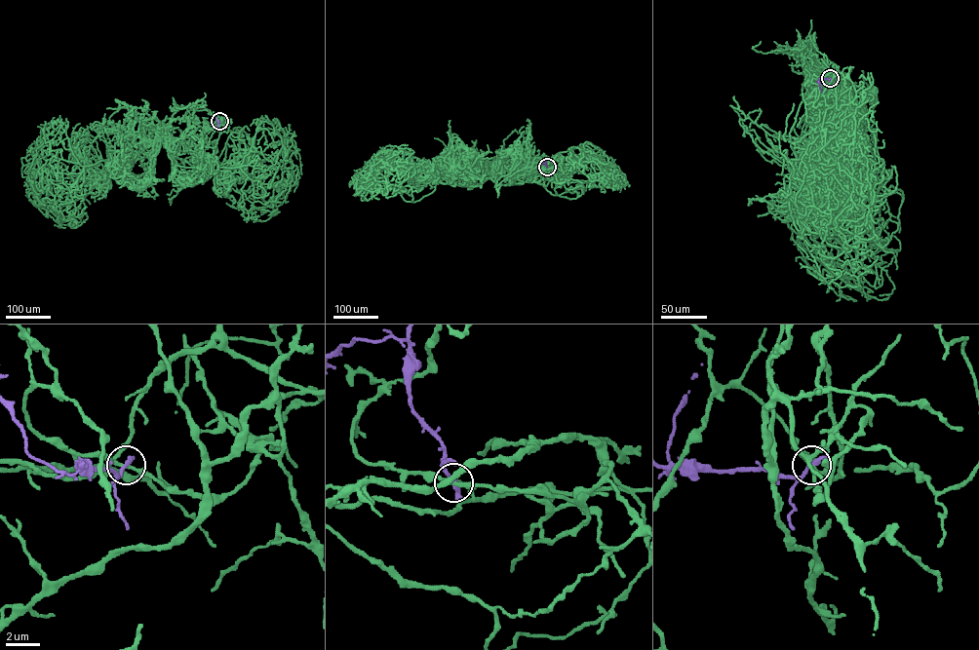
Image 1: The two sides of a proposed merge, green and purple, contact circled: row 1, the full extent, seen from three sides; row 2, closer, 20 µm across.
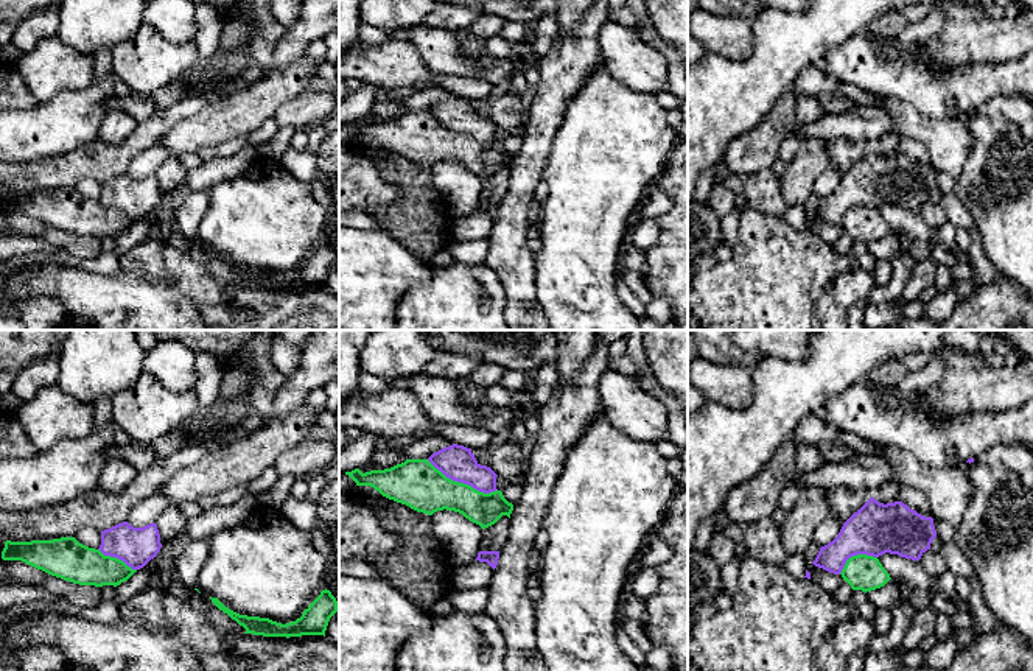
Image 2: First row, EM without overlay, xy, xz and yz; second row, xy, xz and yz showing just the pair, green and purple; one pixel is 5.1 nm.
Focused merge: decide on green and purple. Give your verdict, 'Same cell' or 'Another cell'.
Another cell

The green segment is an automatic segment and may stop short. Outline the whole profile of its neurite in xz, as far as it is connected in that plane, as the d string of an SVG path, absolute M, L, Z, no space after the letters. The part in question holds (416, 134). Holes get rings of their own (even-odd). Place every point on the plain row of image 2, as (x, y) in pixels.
M406 111L384 121L362 125L345 123L356 137L370 137L383 148L406 156L417 163L432 167L437 162L454 162L482 181L495 176L502 167L510 170L513 156L501 142L479 143L468 135L453 132L428 111Z

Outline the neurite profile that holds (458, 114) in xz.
M453 95L432 104L428 112L453 132L468 135L484 145L498 142L498 126L490 118L481 117L471 100Z

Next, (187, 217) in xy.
M210 190L190 193L174 210L174 226L187 240L198 240L199 224L210 206Z

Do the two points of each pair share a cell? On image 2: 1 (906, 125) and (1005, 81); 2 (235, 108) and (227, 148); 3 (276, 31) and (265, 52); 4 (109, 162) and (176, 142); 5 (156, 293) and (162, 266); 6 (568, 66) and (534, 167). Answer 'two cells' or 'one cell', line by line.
1: two cells
2: two cells
3: one cell
4: two cells
5: two cells
6: one cell

